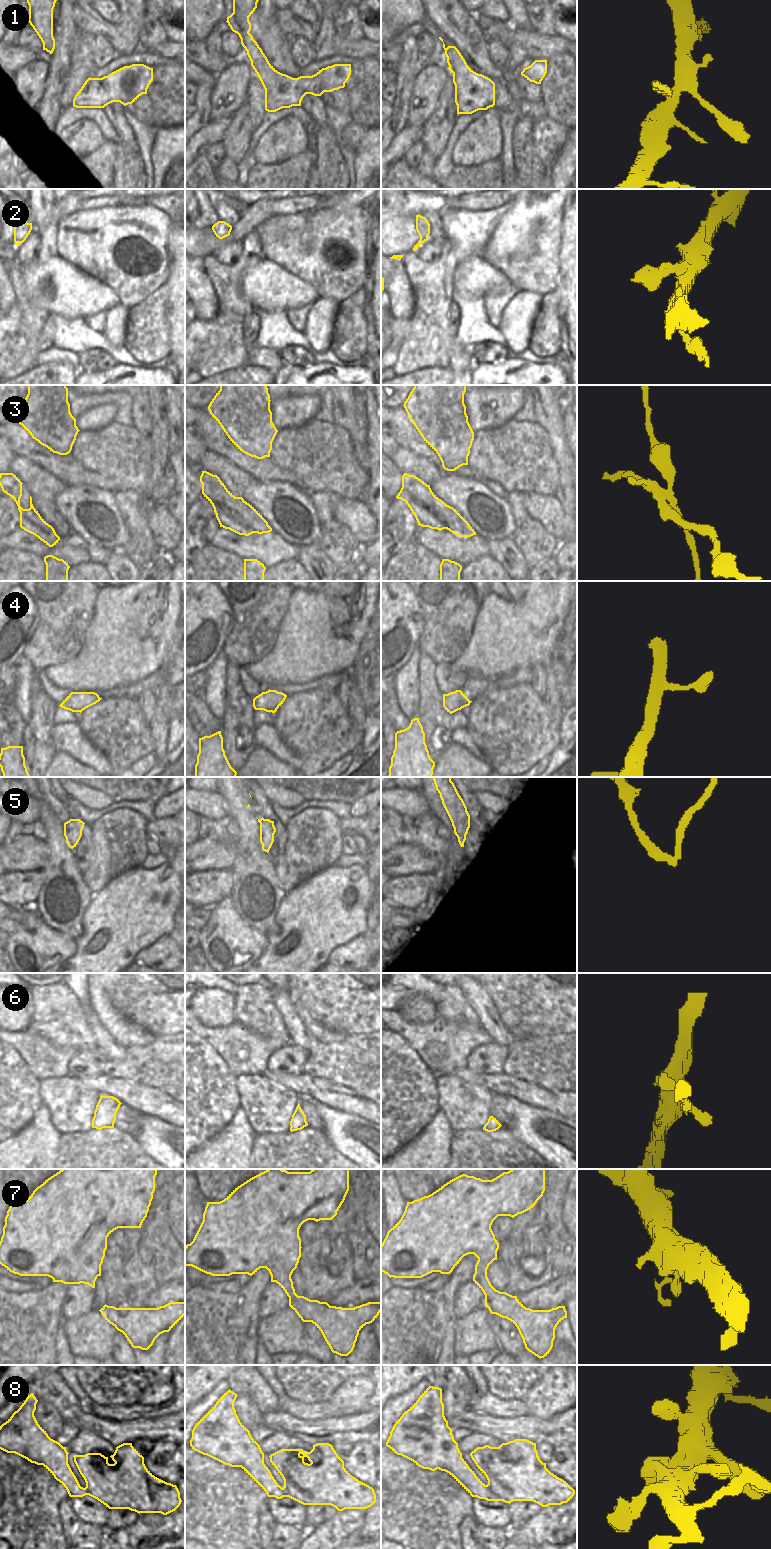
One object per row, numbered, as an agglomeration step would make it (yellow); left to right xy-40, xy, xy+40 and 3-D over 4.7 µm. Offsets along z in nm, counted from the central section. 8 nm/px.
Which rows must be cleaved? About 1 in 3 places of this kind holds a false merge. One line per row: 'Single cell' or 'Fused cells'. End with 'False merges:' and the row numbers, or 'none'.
1: Single cell
2: Single cell
3: Fused cells
4: Single cell
5: Fused cells
6: Fused cells
7: Single cell
8: Single cell
False merges: 3, 5, 6

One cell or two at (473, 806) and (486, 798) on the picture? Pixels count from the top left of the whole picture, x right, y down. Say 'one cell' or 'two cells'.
two cells

